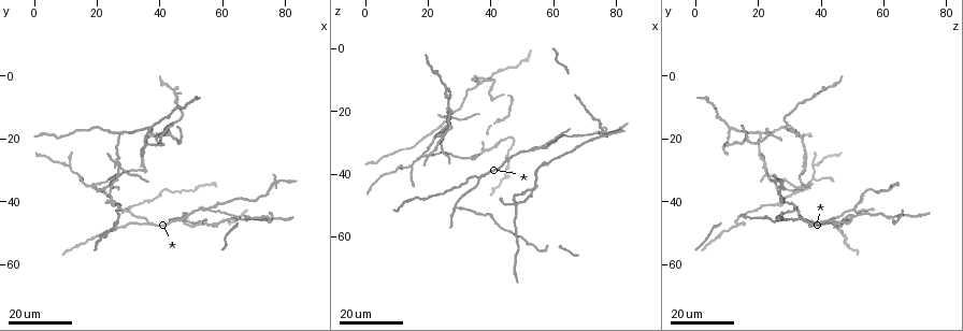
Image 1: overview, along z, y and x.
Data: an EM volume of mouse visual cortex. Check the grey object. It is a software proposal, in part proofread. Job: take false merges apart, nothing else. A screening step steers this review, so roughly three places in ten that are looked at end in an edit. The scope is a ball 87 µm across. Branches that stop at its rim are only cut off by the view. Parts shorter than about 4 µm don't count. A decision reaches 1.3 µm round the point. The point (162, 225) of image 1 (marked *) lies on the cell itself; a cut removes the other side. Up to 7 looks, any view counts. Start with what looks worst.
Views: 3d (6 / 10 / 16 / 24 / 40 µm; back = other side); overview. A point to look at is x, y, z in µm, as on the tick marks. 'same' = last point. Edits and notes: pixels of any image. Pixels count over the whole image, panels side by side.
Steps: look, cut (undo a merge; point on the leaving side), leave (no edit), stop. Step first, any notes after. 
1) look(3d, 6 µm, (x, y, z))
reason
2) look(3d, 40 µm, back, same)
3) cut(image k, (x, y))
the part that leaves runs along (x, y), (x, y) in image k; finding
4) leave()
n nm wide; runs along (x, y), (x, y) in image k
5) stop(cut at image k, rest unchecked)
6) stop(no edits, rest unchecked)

look(3d, 16 µm, (37, 46, 42))

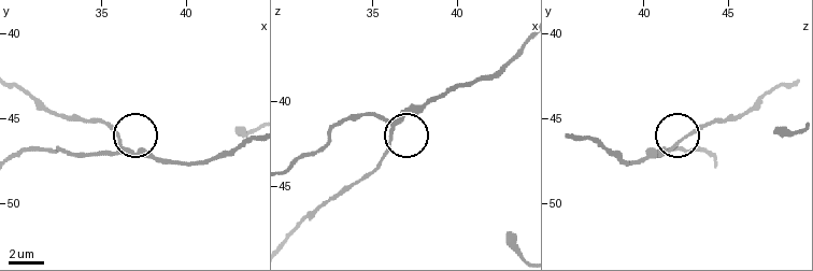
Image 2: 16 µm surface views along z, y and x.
look(3d, 6 µm, (36.1, 46.9, 41.6))
closer look

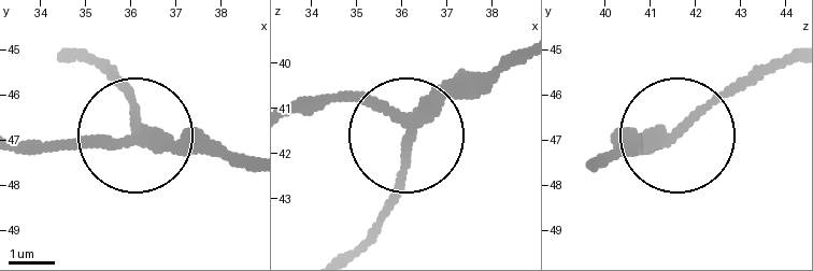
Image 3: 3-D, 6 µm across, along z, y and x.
leave()
3 arms; runs along (593, 168), (678, 137), (754, 67) in image 3; all the same cell

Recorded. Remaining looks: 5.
look(3d, 24 µm, (15, 32, 38))

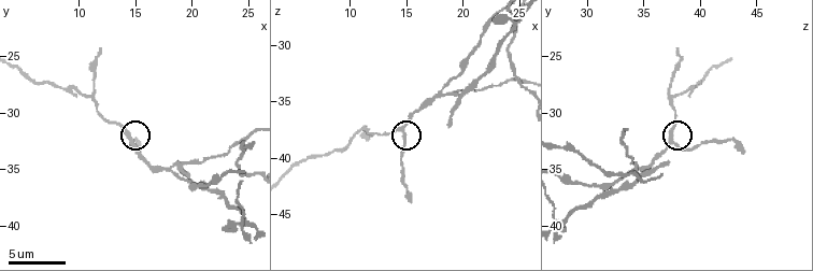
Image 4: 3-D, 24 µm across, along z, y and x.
look(3d, 6 µm, (14.4, 32.4, 37.6))

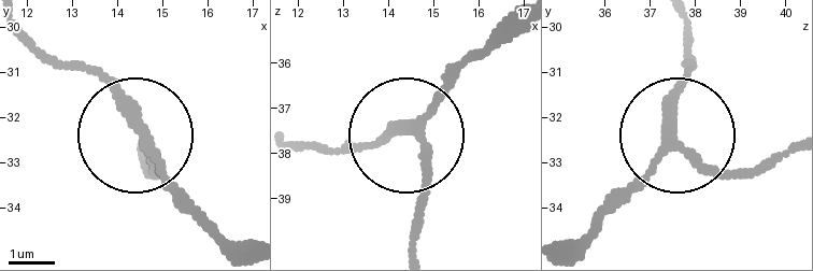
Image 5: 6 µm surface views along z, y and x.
leave()
side arm 7 µm; runs along (508, 27), (411, 123), (426, 166), (418, 219) in image 5; all the same cell

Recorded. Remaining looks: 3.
look(3d, 16 µm, (72, 38, 28))
abrupt turn

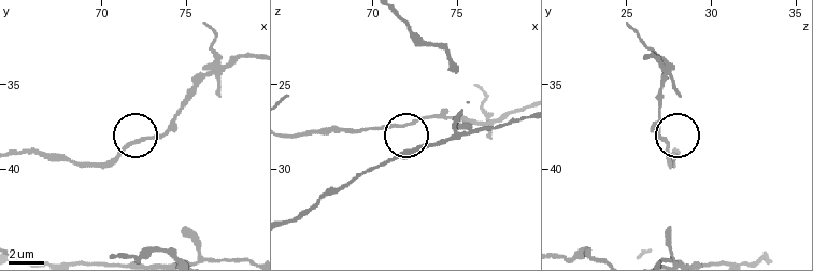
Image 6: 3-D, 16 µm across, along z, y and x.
look(3d, 10 µm, (72.5, 38.3, 27.3))

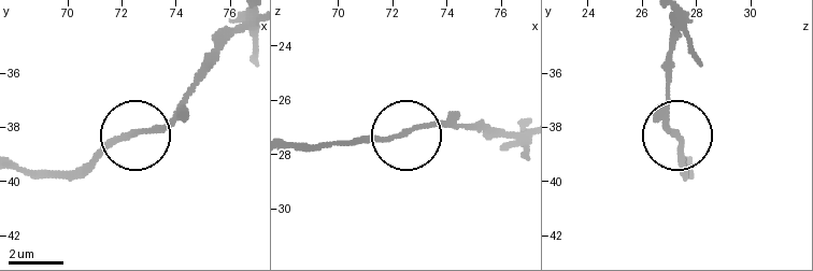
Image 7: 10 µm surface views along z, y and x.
leave()
runs along (294, 147), (376, 141), (458, 113) in image 7; one cell here

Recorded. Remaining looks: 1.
stop(no edits, rest unchecked)

